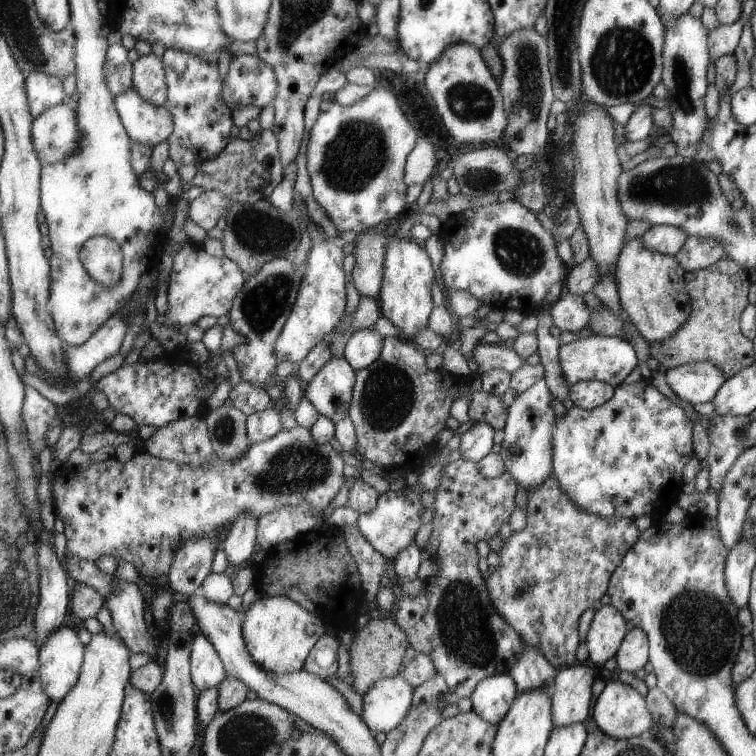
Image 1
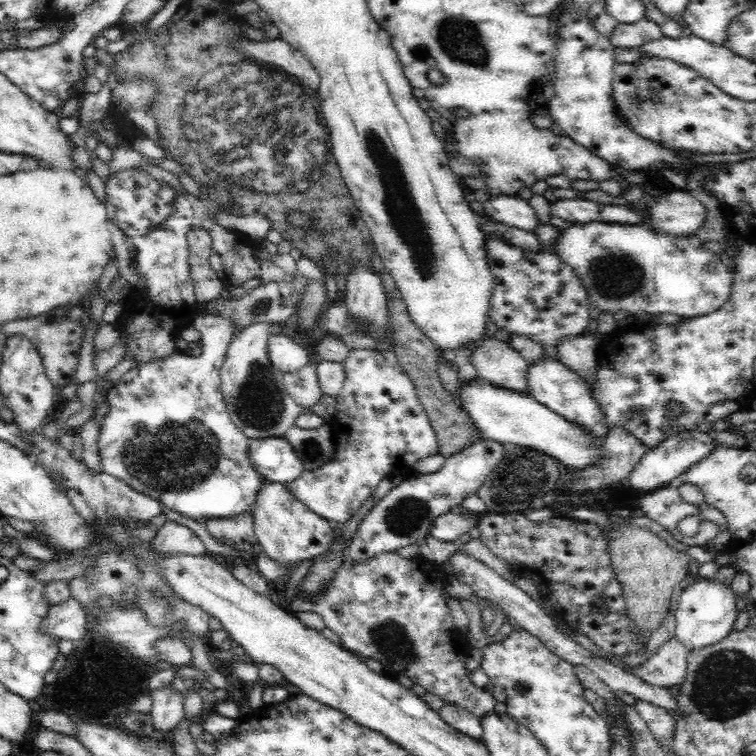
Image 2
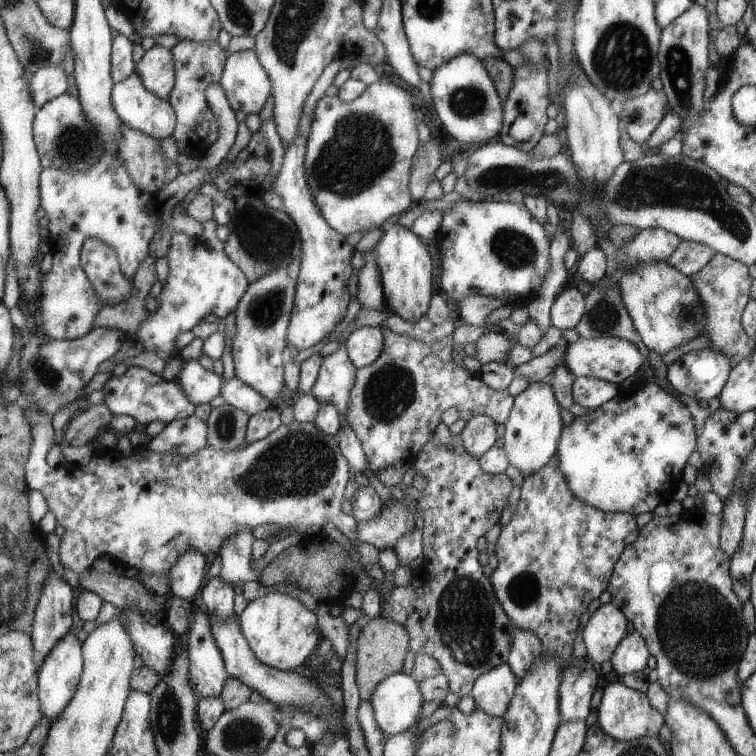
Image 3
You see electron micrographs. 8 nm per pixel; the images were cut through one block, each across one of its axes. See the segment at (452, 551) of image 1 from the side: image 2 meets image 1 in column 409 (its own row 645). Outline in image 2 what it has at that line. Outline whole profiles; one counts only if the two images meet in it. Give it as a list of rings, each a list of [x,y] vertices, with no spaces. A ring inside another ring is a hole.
[[[520,512],[507,515],[489,513],[477,525],[481,532],[480,540],[490,549],[490,552],[508,563],[515,579],[524,577],[532,580],[538,589],[540,602],[555,618],[558,618],[561,626],[588,636],[607,654],[624,656],[638,652],[639,643],[631,636],[631,620],[627,618],[627,606],[623,599],[622,587],[610,561],[609,543],[596,523],[556,514],[554,518],[536,524],[530,522],[524,512]]]

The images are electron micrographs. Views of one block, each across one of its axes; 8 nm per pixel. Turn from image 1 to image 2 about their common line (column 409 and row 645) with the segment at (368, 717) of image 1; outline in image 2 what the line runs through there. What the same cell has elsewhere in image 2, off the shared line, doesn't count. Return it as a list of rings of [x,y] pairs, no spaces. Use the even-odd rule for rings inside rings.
[[[701,578],[686,587],[677,600],[678,608],[675,610],[676,629],[675,637],[688,651],[697,651],[724,640],[732,632],[736,622],[737,610],[735,597],[728,586],[719,581]]]

